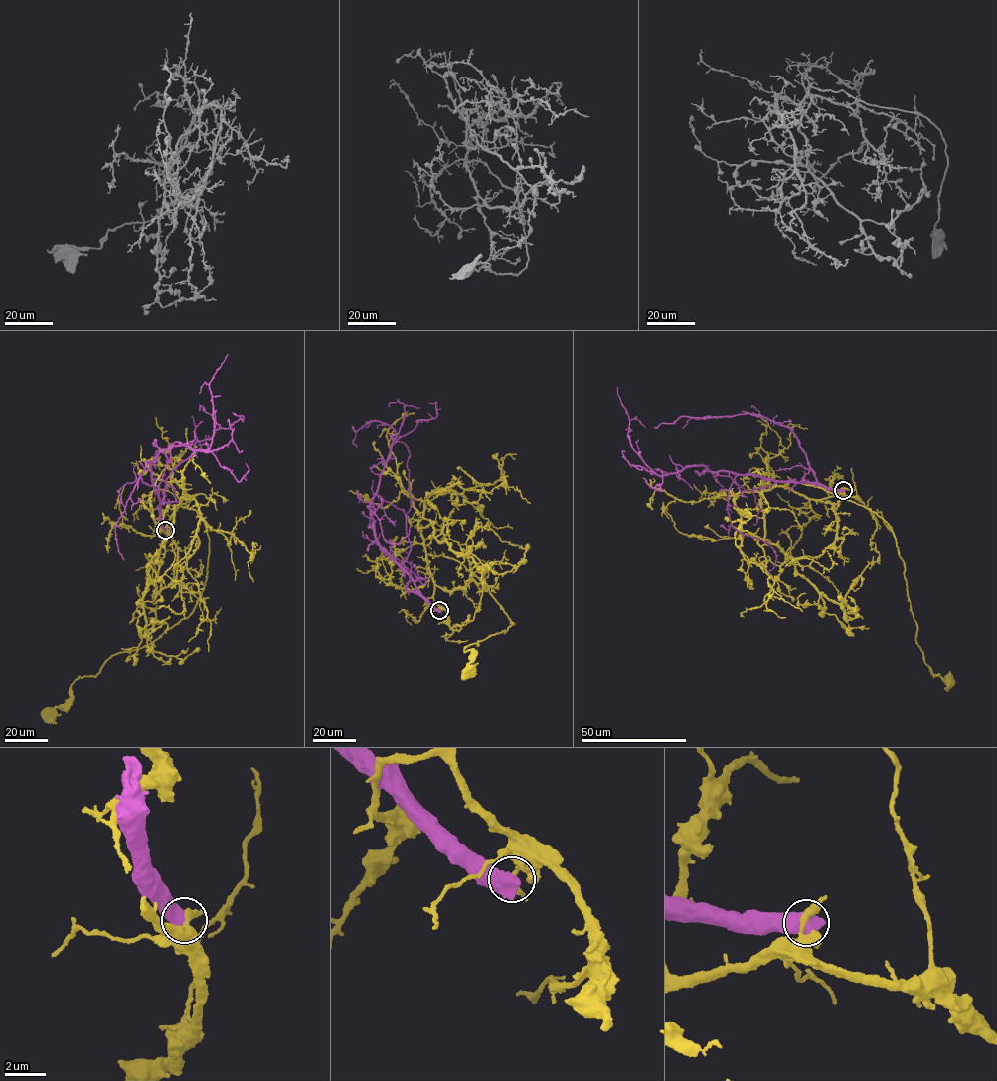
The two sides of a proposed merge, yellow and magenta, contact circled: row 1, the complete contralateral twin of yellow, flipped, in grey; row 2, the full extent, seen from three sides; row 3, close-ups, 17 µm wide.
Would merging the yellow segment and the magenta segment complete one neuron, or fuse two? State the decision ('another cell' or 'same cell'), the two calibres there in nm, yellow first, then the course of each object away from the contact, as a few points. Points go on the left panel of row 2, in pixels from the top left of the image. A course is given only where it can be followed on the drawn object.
another cell; 300 nm thick on the yellow side, 750 nm on the other; yellow runs (166, 530), (180, 506), (197, 510), (207, 529), (206, 580), (193, 612), (79, 677), (67, 701), (47, 714); magenta runs (165, 530), (152, 462), (162, 449), (176, 445), (209, 449), (214, 425), (209, 383), (228, 355)

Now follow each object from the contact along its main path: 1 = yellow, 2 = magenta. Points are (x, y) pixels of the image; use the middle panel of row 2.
1: (439, 610), (427, 554), (459, 562), (514, 623), (465, 647), (472, 654), (466, 673)
2: (439, 610), (375, 534), (370, 502), (396, 432), (376, 421), (355, 432), (352, 427)

